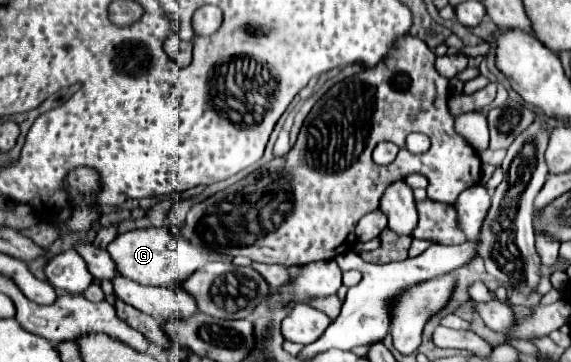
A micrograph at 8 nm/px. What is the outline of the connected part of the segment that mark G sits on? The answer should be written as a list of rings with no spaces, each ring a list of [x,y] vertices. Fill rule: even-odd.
[[[147,227],[119,233],[109,245],[107,253],[111,255],[115,269],[121,277],[137,281],[139,285],[163,285],[177,287],[185,277],[195,273],[207,263],[207,257],[201,247],[191,245],[185,237],[173,237],[167,227]]]

